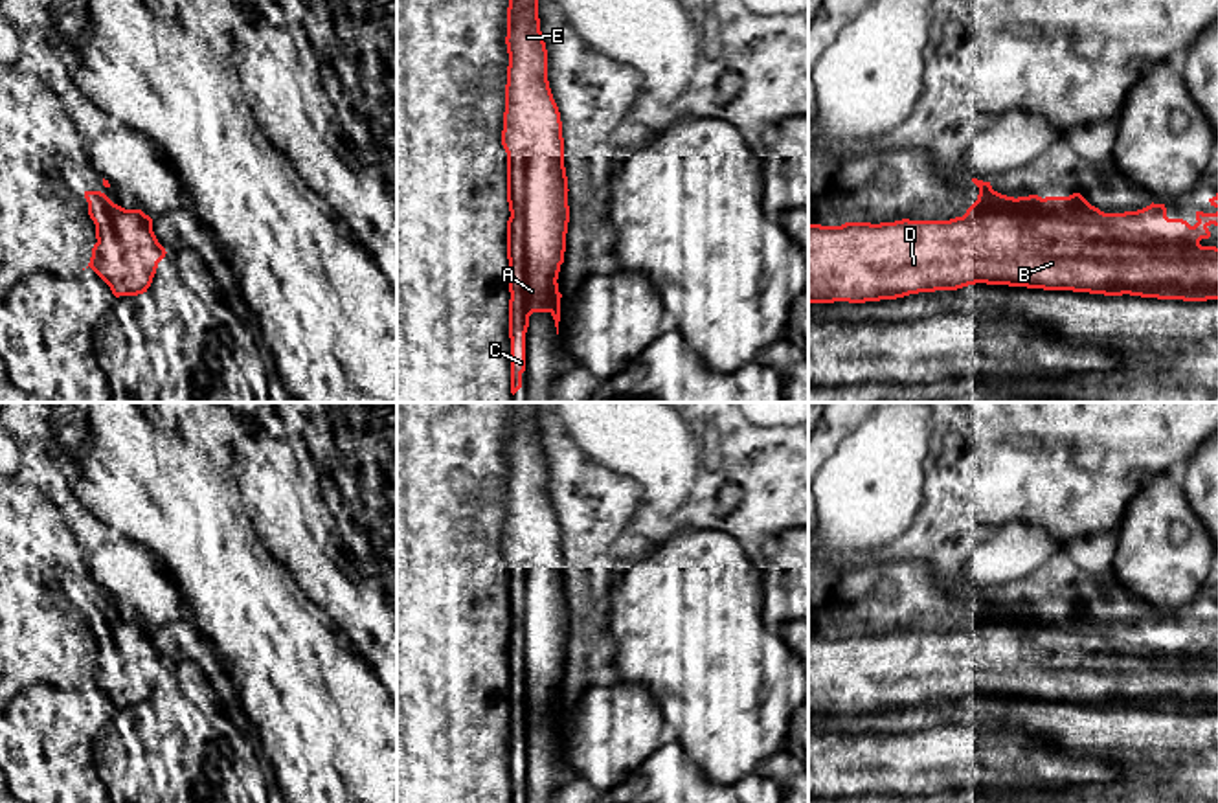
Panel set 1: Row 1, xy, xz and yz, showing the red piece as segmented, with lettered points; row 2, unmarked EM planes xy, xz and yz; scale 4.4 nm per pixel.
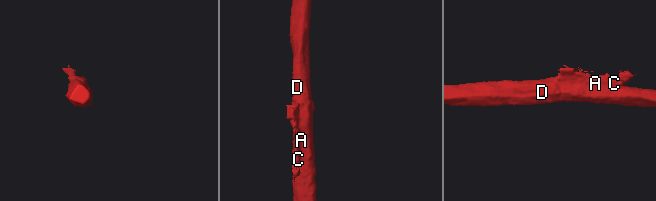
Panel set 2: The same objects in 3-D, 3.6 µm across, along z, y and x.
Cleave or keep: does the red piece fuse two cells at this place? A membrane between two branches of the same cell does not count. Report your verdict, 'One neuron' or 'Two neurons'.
One neuron

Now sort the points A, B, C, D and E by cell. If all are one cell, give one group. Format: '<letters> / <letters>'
A B C D E

